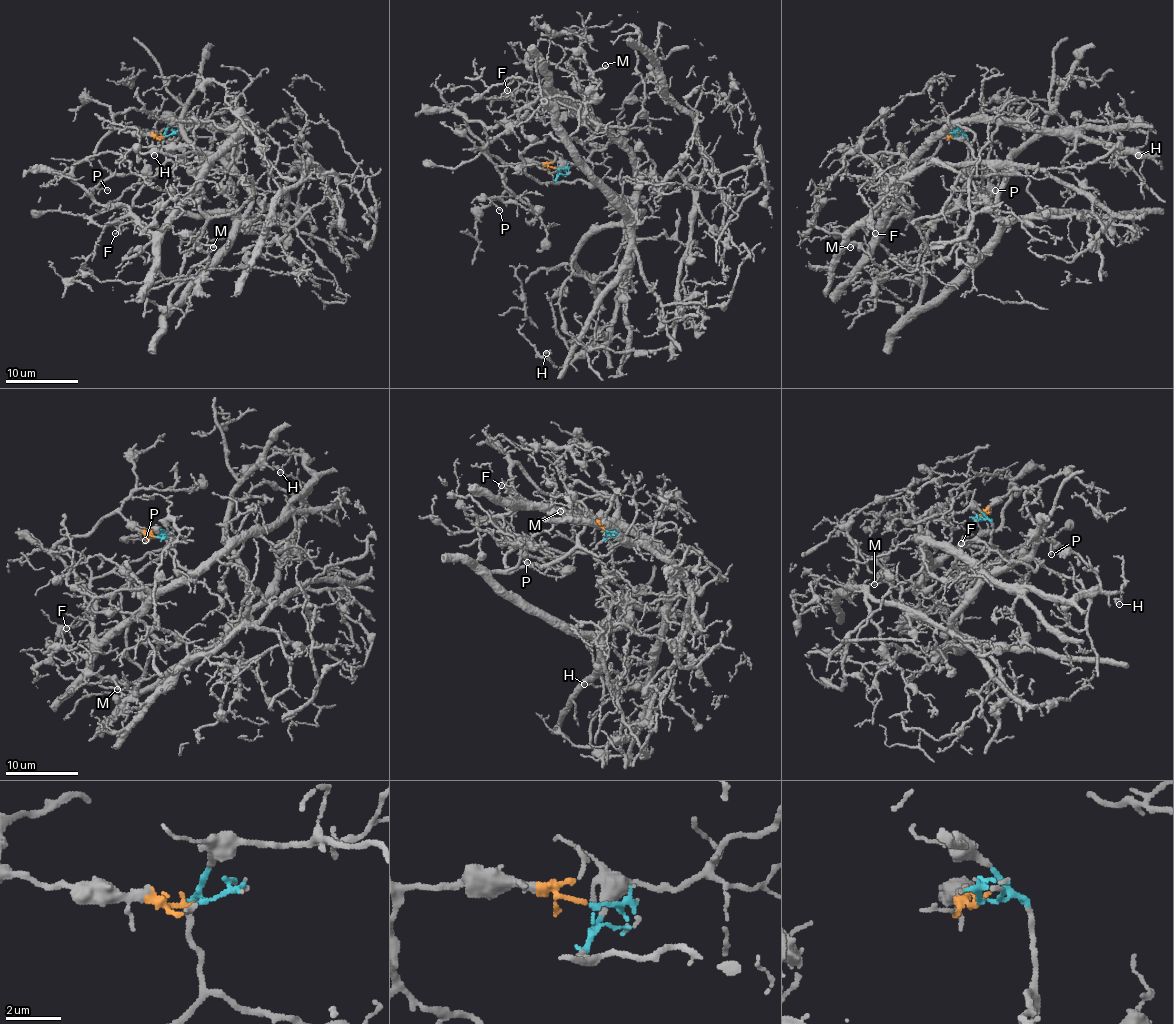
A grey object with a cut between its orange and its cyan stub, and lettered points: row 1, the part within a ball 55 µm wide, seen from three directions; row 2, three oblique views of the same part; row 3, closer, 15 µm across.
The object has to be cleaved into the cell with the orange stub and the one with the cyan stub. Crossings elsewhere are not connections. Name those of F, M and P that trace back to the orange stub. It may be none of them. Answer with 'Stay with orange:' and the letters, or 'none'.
Stay with orange: F, P

